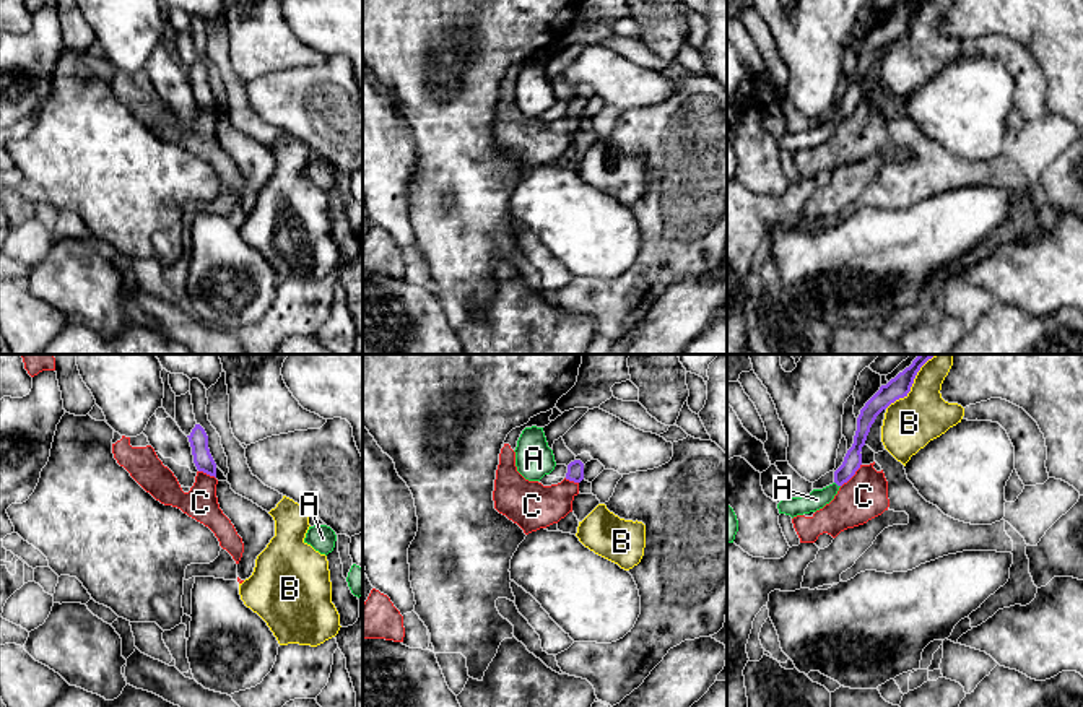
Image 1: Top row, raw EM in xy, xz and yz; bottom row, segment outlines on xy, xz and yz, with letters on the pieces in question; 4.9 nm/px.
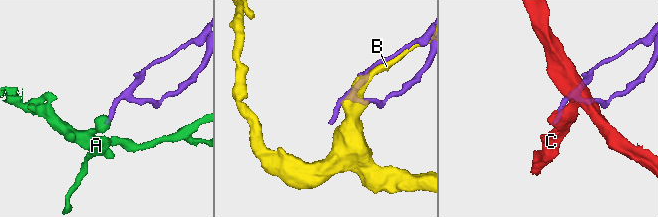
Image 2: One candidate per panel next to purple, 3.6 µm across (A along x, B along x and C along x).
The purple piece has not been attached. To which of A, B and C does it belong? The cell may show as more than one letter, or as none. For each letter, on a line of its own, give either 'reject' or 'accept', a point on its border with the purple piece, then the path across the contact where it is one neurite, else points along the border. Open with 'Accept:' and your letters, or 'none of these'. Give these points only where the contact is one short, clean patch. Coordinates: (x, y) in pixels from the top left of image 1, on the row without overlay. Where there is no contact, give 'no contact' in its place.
Accept: A
A: accept | yz (838, 121)
B: reject | yz (909, 26)
C: reject | yz (852, 111) | along yz (861, 99), (841, 122)

